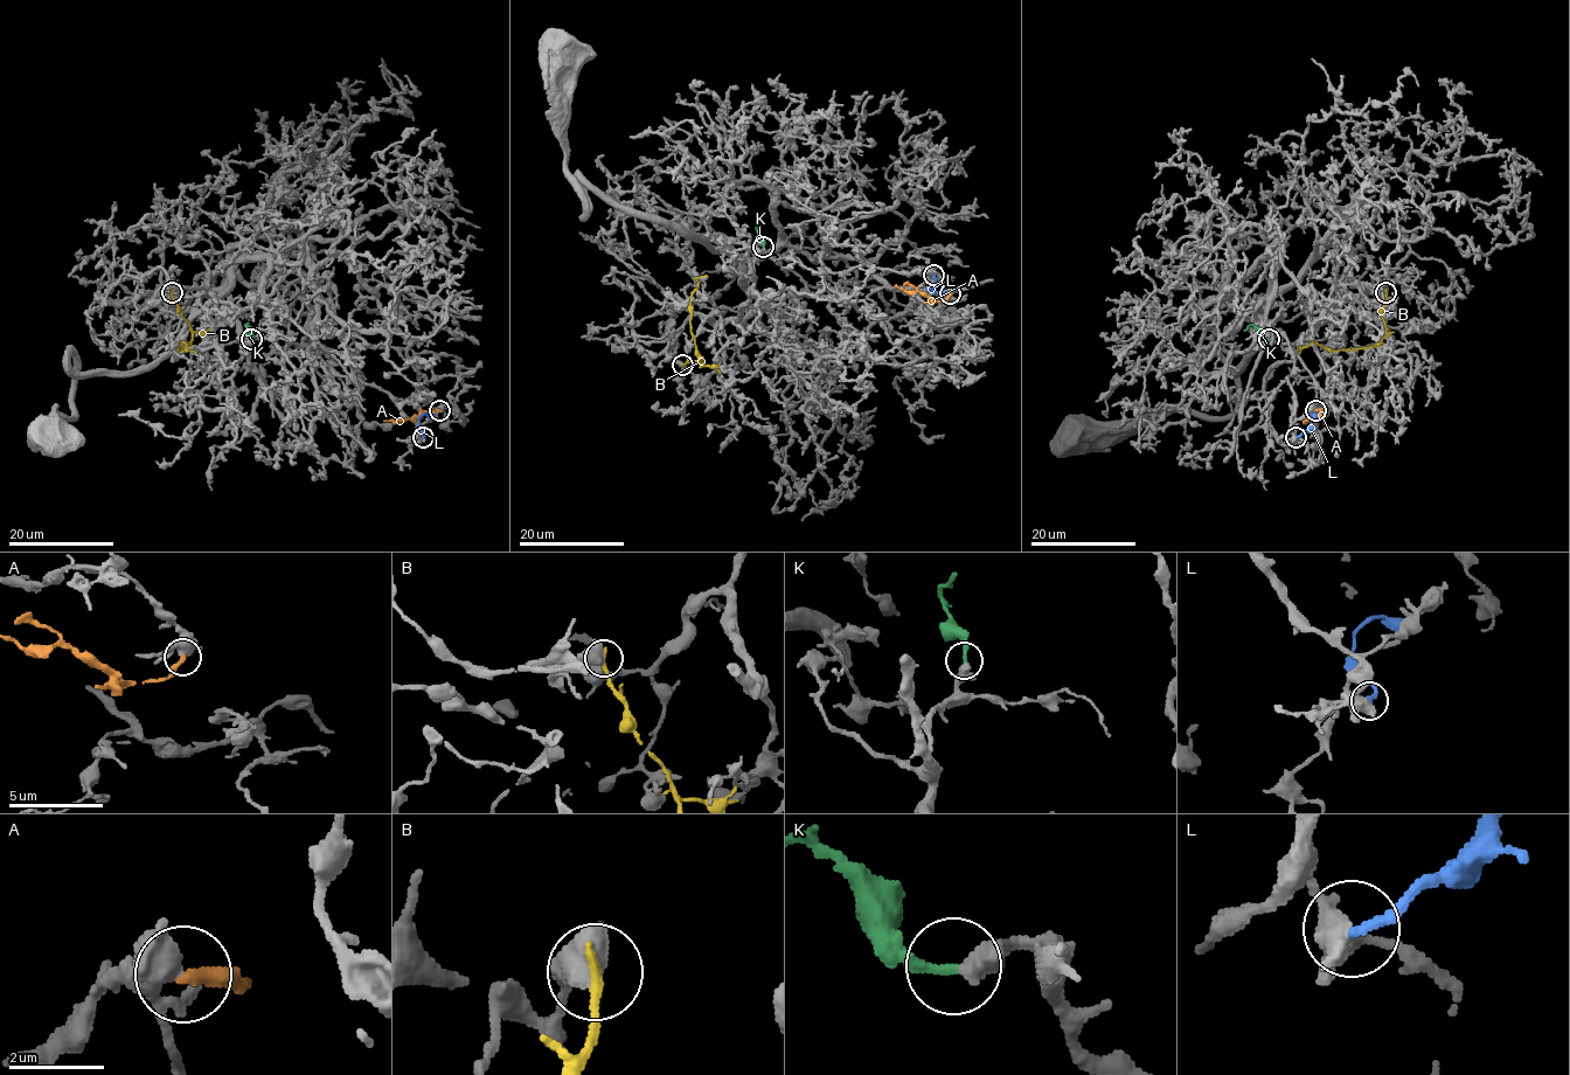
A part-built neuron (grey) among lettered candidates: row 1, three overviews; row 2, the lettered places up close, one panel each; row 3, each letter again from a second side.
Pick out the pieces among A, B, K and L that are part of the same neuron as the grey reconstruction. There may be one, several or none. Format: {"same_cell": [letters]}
{"same_cell": ["K"]}

